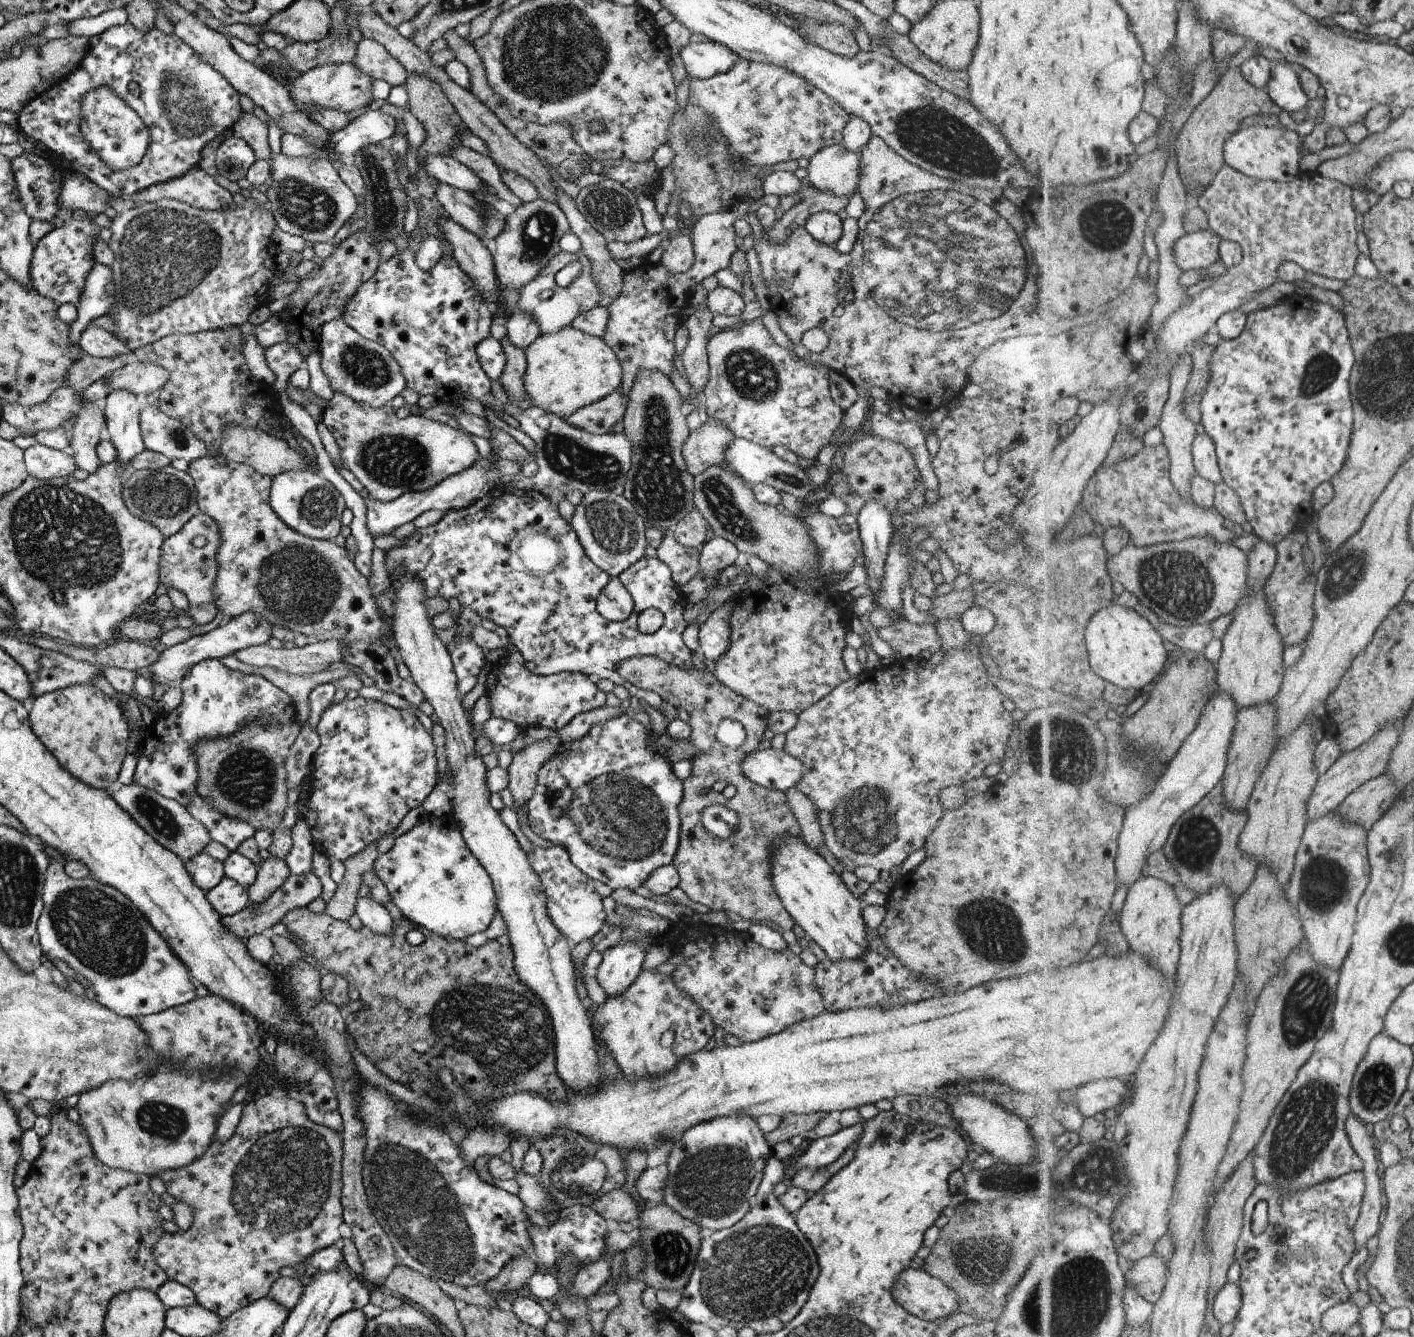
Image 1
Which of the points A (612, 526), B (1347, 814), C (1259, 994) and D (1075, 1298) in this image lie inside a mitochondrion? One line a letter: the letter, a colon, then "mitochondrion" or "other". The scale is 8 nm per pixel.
A: mitochondrion
B: other
C: other
D: mitochondrion

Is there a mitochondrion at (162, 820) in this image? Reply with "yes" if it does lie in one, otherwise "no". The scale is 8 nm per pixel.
yes

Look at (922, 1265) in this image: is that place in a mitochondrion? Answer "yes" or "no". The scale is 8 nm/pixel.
no

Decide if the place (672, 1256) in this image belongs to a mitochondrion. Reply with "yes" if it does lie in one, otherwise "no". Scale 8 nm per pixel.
yes

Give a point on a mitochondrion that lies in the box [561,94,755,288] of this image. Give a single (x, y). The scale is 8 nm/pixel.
(698, 143)

